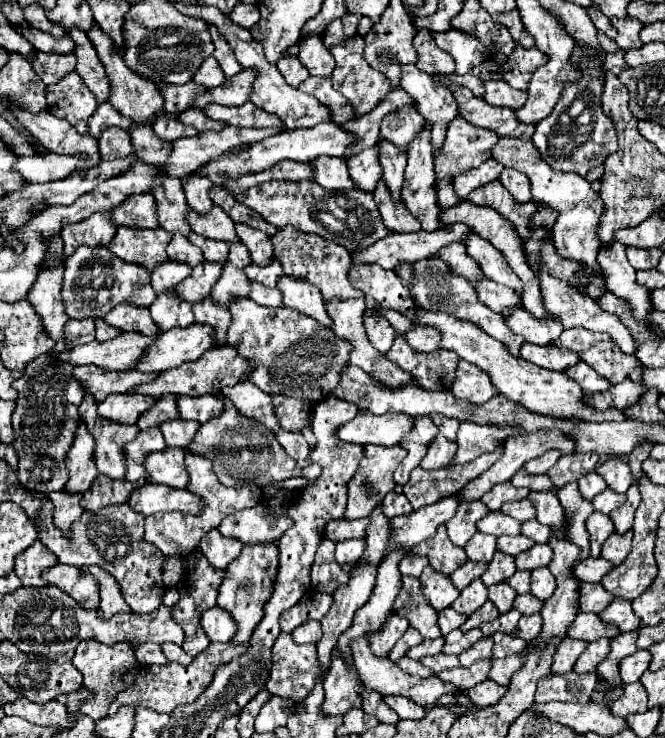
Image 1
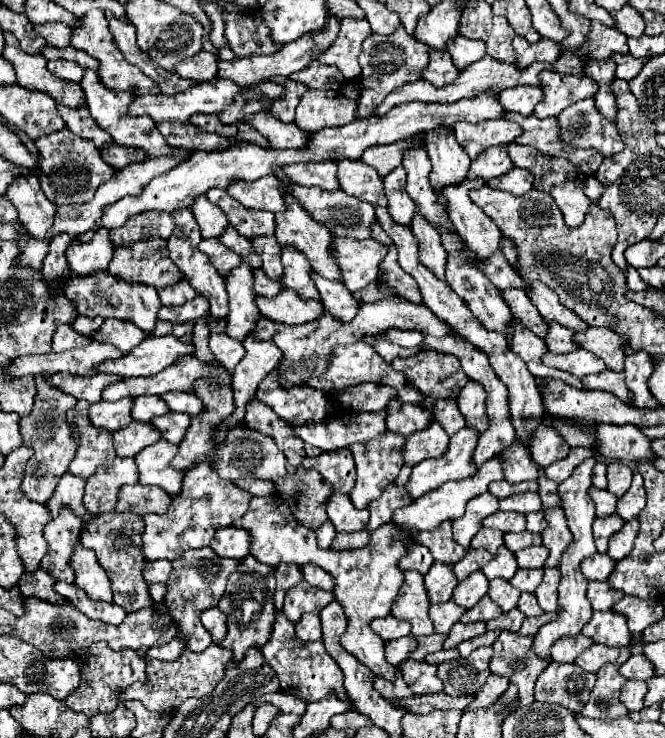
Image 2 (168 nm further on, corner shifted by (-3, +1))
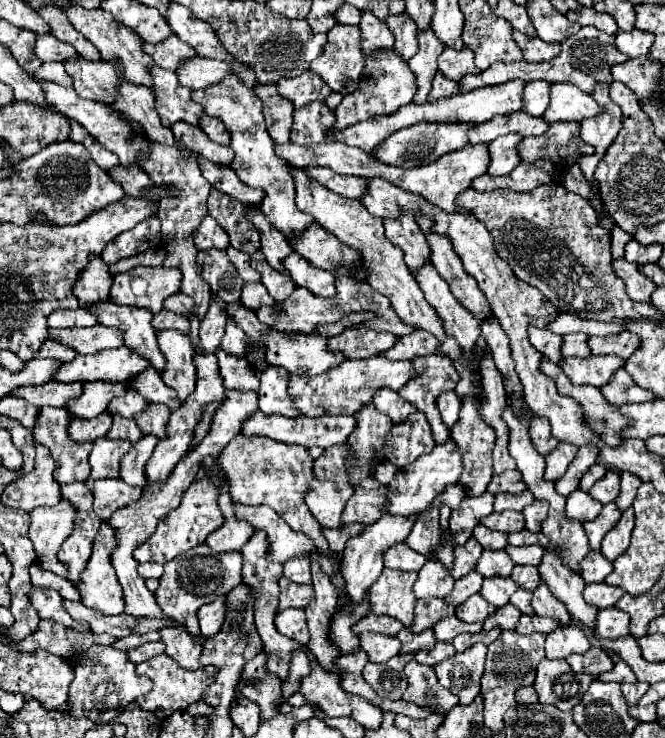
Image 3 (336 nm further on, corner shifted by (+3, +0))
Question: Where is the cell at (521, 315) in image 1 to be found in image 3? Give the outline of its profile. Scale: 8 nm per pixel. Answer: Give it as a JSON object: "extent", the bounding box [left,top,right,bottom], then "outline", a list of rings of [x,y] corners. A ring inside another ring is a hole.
{"extent":[562,333,590,357],"outline":[[[568,333],[562,337],[562,355],[564,357],[590,357],[588,349],[588,335],[584,333]]]}

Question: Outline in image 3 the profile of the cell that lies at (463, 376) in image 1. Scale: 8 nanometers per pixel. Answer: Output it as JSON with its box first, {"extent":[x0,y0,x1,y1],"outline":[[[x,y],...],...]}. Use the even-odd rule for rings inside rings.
{"extent":[450,397,494,495],"outline":[[[464,397],[462,399],[462,411],[458,423],[450,429],[450,437],[456,441],[462,461],[464,461],[464,471],[460,477],[460,483],[468,487],[468,495],[480,495],[486,491],[488,481],[492,479],[492,449],[494,449],[494,429],[484,423],[480,417],[480,401],[476,397]]]}

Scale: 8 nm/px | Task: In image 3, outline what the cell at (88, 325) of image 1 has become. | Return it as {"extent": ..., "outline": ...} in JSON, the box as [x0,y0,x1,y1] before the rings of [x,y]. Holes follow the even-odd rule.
{"extent":[36,341,76,361],"outline":[[[44,341],[44,345],[40,347],[40,351],[36,353],[36,357],[50,357],[50,359],[58,359],[58,361],[72,361],[76,357],[74,349],[68,349],[68,345],[60,345],[60,341]]]}

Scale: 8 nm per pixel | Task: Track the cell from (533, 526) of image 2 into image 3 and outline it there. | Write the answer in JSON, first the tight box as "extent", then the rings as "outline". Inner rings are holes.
{"extent":[522,501,548,533],"outline":[[[534,501],[532,505],[528,505],[528,507],[522,511],[522,515],[526,517],[526,529],[532,531],[532,533],[538,533],[542,521],[546,519],[546,513],[548,513],[548,503]]]}

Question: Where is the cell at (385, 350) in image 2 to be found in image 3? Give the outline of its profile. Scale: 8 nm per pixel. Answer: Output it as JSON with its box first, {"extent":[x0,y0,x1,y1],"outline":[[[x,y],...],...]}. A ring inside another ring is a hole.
{"extent":[382,331,438,361],"outline":[[[414,331],[410,335],[404,335],[396,341],[396,345],[388,351],[384,351],[382,355],[386,359],[392,359],[392,361],[408,361],[412,357],[422,357],[422,355],[432,355],[436,353],[438,349],[438,343],[436,343],[436,337],[432,337],[430,333],[426,331]]]}

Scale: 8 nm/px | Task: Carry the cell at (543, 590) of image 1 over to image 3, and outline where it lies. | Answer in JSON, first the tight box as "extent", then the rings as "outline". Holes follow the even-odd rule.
{"extent":[532,583,570,625],"outline":[[[540,583],[538,589],[532,595],[532,607],[536,611],[536,615],[542,617],[554,617],[560,621],[560,625],[568,625],[570,623],[570,615],[564,607],[564,603],[560,603],[548,589],[548,585]]]}

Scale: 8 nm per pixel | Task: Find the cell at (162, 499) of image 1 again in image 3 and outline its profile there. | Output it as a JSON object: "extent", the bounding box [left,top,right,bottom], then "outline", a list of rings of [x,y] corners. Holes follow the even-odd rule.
{"extent":[94,479,142,521],"outline":[[[100,479],[94,483],[94,511],[98,517],[108,521],[112,513],[142,495],[140,487],[126,485],[122,479]]]}

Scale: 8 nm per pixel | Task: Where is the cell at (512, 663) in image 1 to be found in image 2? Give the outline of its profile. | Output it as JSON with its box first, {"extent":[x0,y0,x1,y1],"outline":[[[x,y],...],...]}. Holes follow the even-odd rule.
{"extent":[464,674,508,712],"outline":[[[490,674],[486,684],[482,686],[482,690],[474,696],[474,700],[466,706],[464,712],[470,712],[470,710],[478,710],[478,708],[490,708],[508,688],[508,680],[502,680],[502,676],[494,676]]]}

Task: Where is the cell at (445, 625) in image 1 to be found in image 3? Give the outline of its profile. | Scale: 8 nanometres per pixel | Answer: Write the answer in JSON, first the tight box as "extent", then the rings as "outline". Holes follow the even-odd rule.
{"extent":[412,599,454,633],"outline":[[[418,599],[414,613],[416,613],[416,625],[412,627],[412,631],[420,633],[424,629],[432,629],[436,621],[454,615],[454,607],[448,605],[444,599]]]}

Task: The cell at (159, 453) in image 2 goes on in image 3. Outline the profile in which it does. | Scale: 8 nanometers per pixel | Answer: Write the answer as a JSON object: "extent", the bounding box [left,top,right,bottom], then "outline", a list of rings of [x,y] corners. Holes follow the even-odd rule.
{"extent":[120,435,160,487],"outline":[[[144,435],[144,439],[138,441],[126,453],[124,461],[120,463],[120,477],[128,485],[136,485],[136,487],[146,487],[148,485],[148,477],[144,473],[144,467],[148,463],[148,459],[152,457],[152,449],[156,447],[156,441],[160,441],[160,439],[152,437],[152,435]]]}

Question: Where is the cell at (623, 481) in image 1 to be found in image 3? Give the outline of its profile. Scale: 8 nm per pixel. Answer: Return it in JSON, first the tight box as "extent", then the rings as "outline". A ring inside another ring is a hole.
{"extent":[588,469,620,505],"outline":[[[612,469],[606,471],[606,477],[600,479],[588,493],[598,499],[602,505],[608,505],[612,503],[616,497],[618,497],[618,491],[620,491],[620,475]]]}

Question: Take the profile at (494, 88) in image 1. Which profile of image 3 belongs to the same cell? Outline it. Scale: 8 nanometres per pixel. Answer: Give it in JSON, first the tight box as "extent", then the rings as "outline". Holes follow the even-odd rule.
{"extent":[524,81,550,117],"outline":[[[530,81],[524,87],[524,109],[526,113],[532,113],[532,117],[542,117],[548,107],[548,93],[550,83],[548,81]]]}

